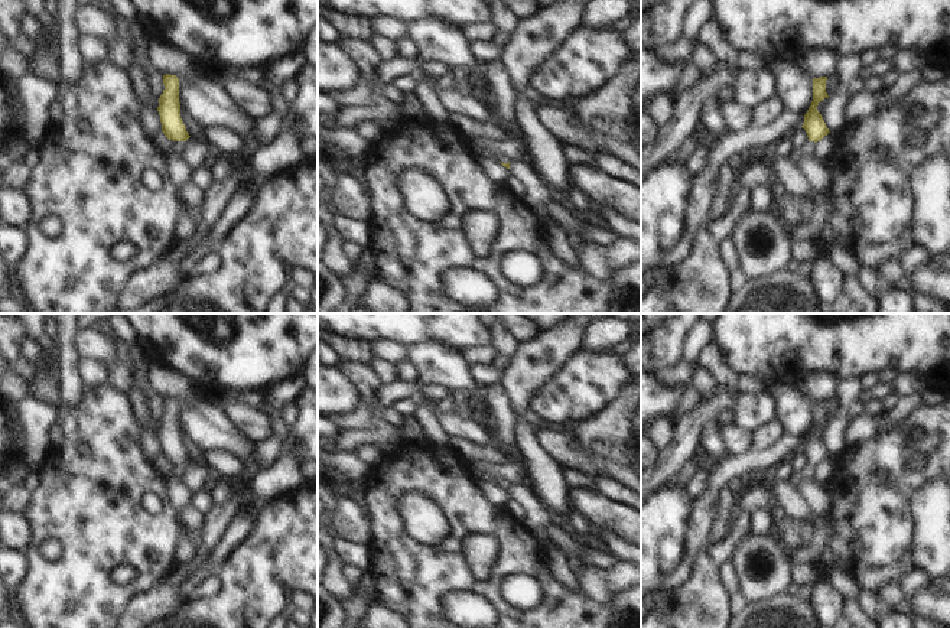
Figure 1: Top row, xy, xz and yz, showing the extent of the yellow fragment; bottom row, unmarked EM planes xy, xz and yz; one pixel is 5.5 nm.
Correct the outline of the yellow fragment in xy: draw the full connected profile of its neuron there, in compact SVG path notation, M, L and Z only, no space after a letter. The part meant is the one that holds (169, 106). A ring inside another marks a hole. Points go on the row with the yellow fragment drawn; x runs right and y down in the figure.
M163 75L163 94L159 98L159 115L163 134L173 141L170 150L163 152L169 166L169 178L179 188L189 182L192 169L183 157L186 140L191 137L180 118L179 78L176 75Z

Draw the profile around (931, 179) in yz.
M946 150L924 160L911 178L914 189L914 245L923 245L934 254L947 254L950 248L950 154Z

